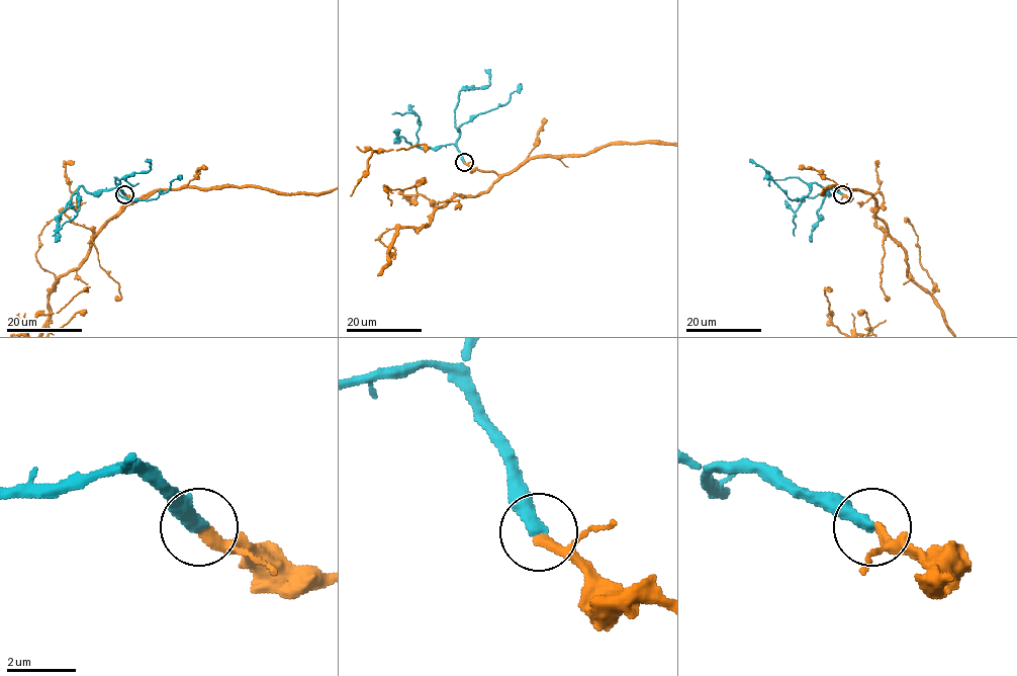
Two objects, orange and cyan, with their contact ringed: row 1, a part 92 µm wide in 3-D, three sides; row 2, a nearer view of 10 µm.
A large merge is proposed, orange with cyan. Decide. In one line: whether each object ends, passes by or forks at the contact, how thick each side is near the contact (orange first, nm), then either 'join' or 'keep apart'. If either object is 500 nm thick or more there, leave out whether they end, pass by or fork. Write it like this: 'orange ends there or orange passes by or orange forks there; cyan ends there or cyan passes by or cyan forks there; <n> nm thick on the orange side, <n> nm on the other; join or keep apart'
orange ends there; cyan ends there; 320 nm thick on the orange side, 360 nm on the other; join

